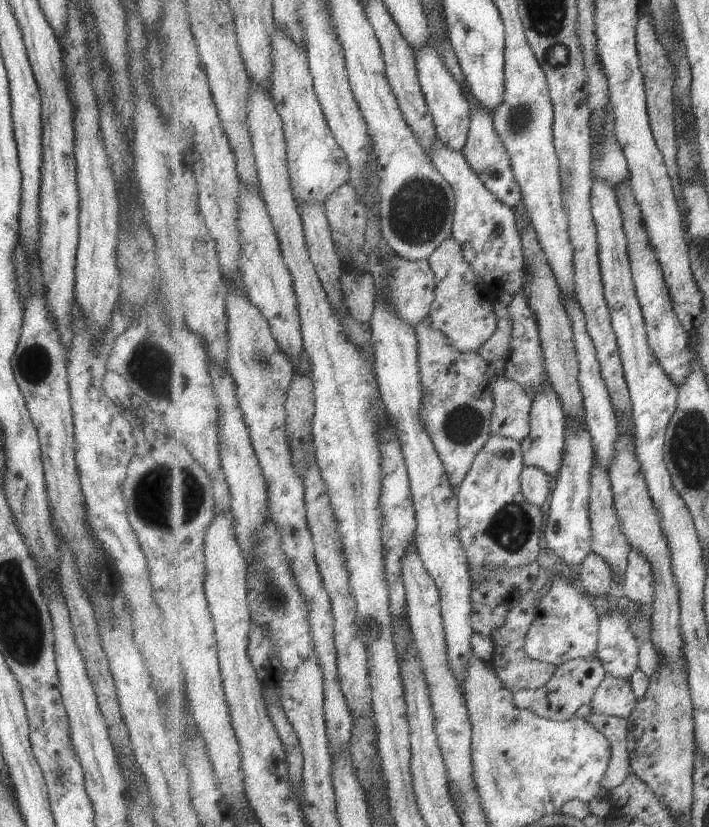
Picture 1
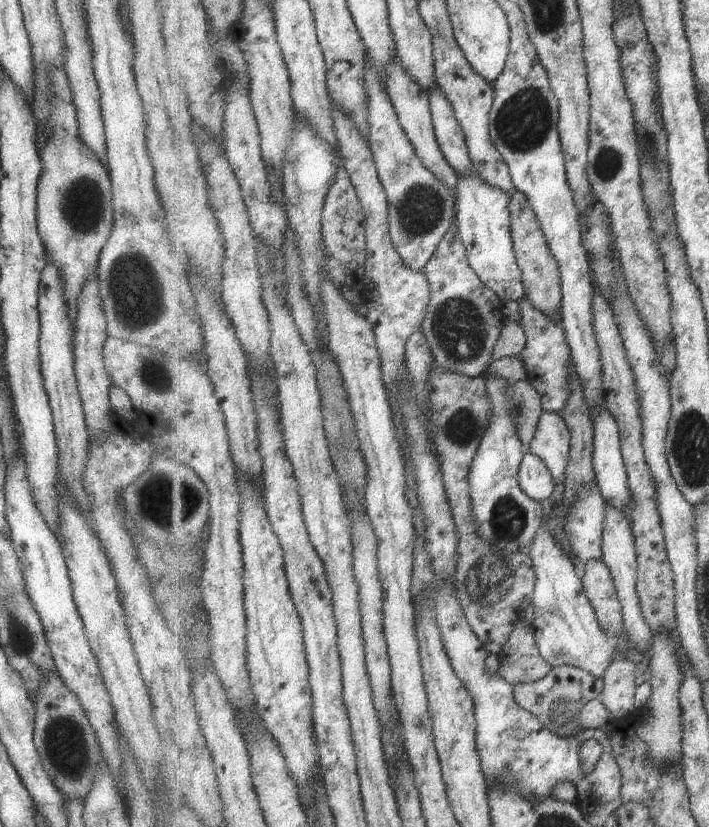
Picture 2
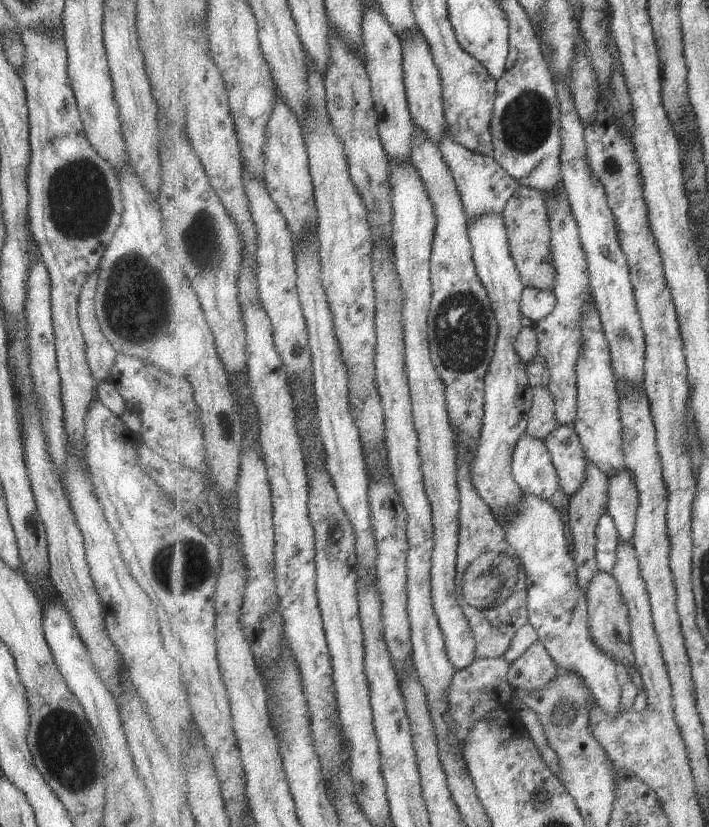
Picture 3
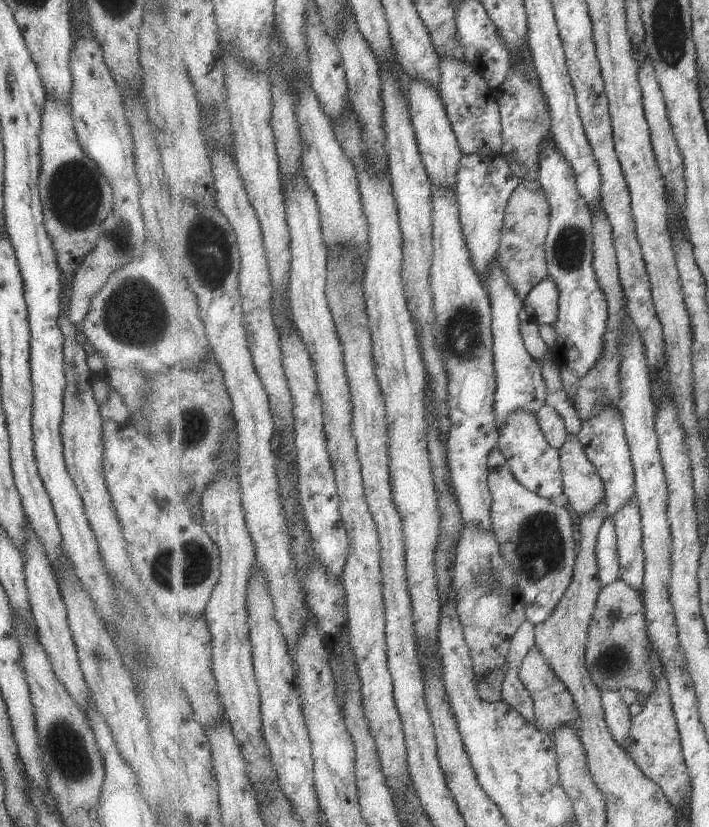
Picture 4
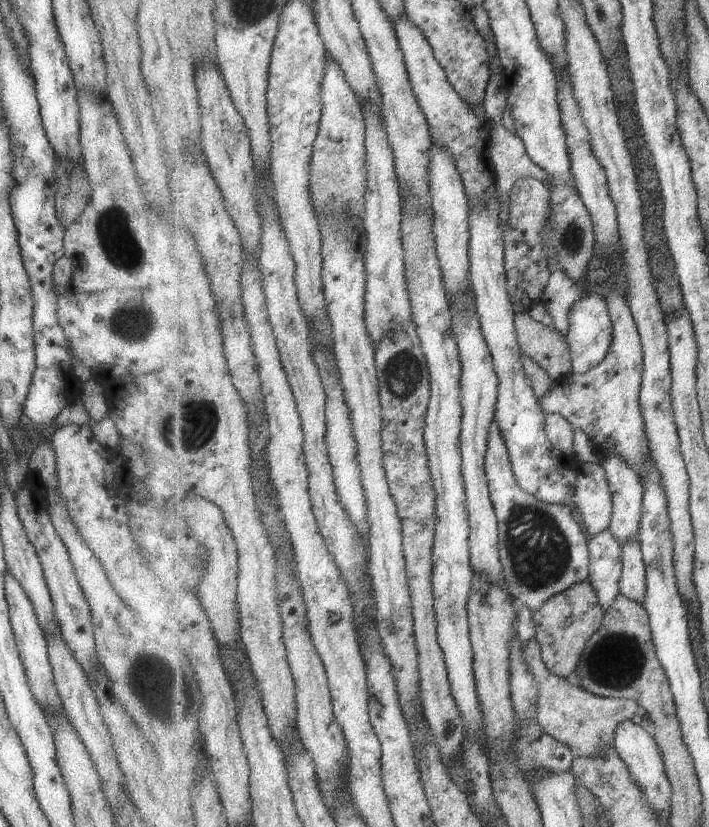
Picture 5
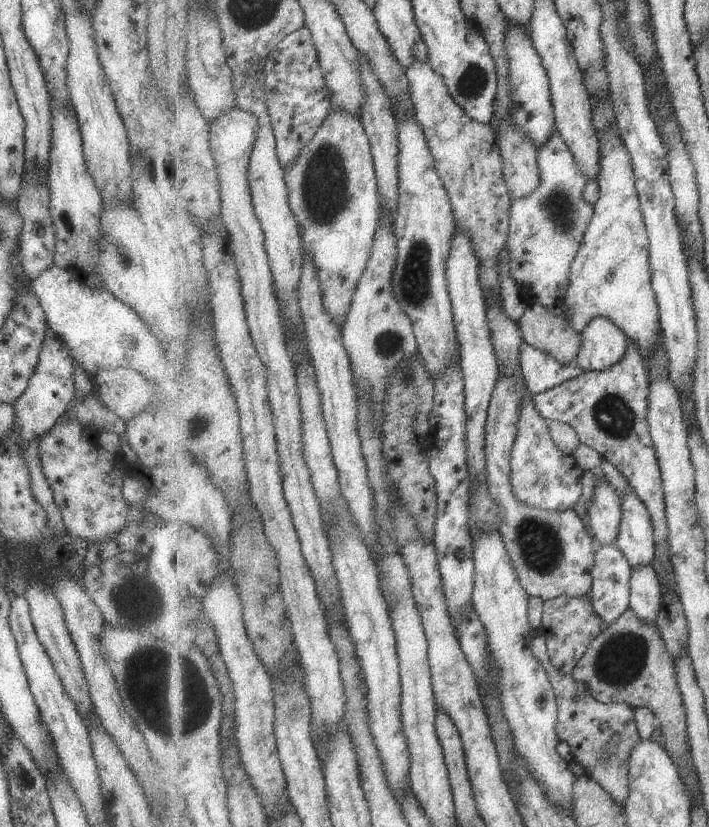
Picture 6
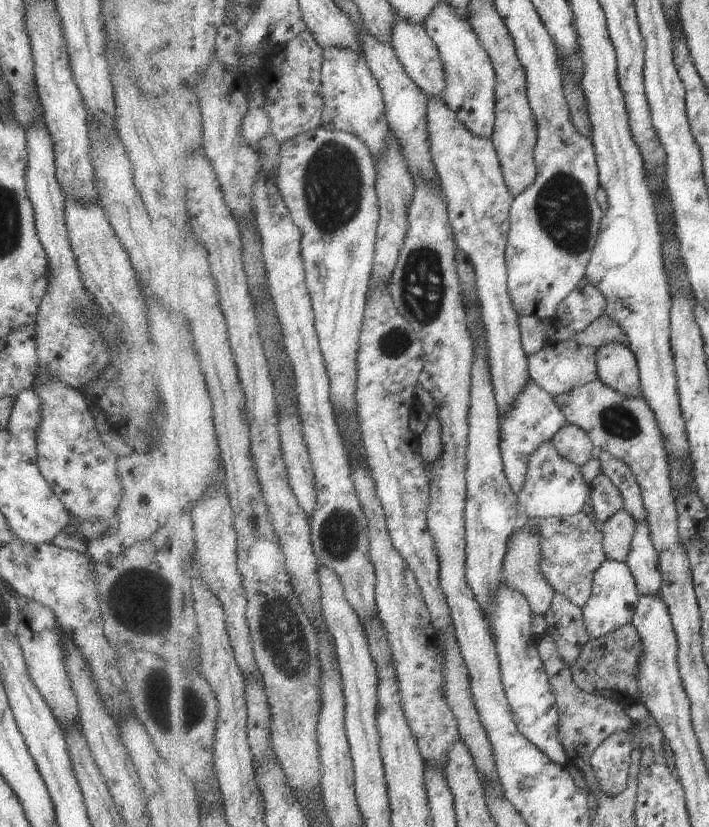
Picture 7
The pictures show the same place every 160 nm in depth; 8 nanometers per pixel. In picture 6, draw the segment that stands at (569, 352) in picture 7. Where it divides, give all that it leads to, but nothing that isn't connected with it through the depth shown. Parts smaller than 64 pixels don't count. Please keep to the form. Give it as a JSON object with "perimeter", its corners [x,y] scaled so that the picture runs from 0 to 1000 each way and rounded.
{"perimeter":[[[742,414],[735,421],[735,445],[742,468],[752,478],[777,473],[803,459],[815,457],[824,450],[814,440],[814,434],[794,443],[774,428]]]}

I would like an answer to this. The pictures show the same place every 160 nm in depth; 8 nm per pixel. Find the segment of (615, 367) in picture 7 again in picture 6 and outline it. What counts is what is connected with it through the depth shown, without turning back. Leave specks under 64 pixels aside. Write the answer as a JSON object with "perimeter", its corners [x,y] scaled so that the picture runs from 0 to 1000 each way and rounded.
{"perimeter":[[[845,382],[836,385],[834,392],[828,392],[828,398],[821,403],[821,421],[814,433],[814,440],[822,449],[849,450],[865,445],[879,435],[884,428],[886,407],[879,399],[874,399],[859,385]]]}

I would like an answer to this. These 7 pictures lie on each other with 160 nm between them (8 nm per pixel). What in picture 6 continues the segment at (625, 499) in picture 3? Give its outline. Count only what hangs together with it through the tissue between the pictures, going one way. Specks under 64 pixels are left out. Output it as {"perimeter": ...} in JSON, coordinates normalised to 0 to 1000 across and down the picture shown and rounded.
{"perimeter":[[[918,682],[891,687],[889,735],[915,757],[927,758],[935,730],[934,713],[934,706]]]}

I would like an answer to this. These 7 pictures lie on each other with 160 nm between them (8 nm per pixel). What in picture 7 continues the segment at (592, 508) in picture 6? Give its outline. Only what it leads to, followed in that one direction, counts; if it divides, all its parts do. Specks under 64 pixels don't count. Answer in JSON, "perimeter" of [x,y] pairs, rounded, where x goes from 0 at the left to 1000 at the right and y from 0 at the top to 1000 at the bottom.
{"perimeter":[[[879,614],[848,634],[852,648],[850,663],[858,676],[884,681],[896,646],[896,634],[894,625]]]}

